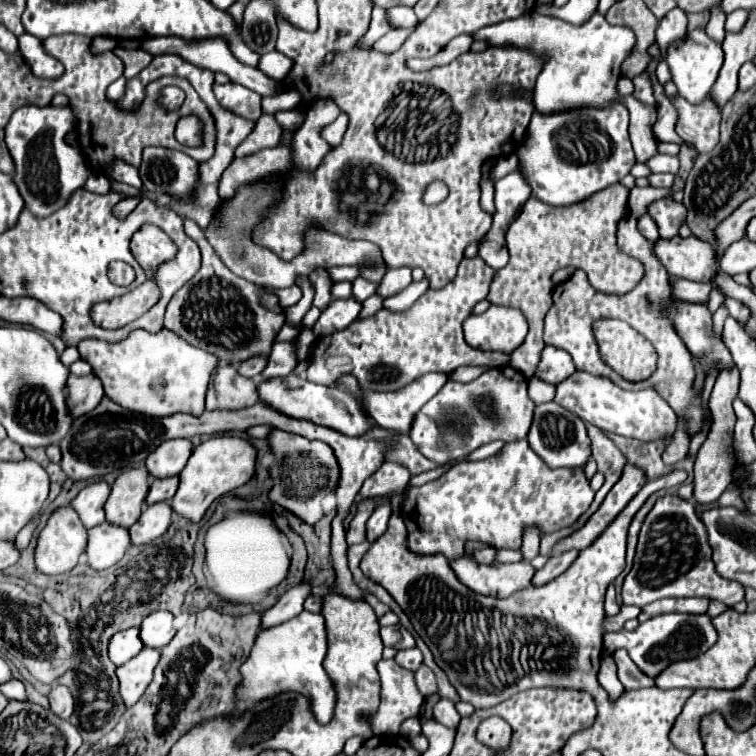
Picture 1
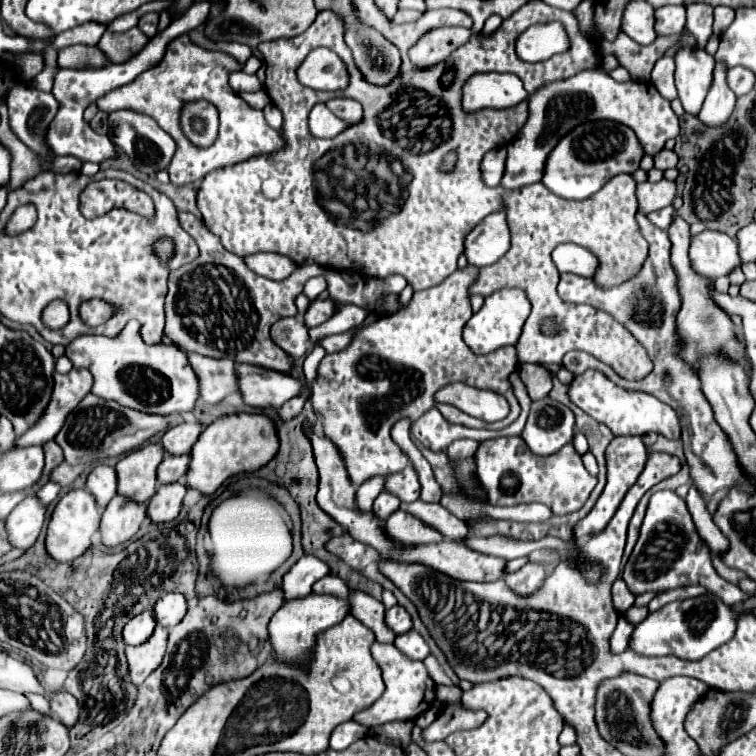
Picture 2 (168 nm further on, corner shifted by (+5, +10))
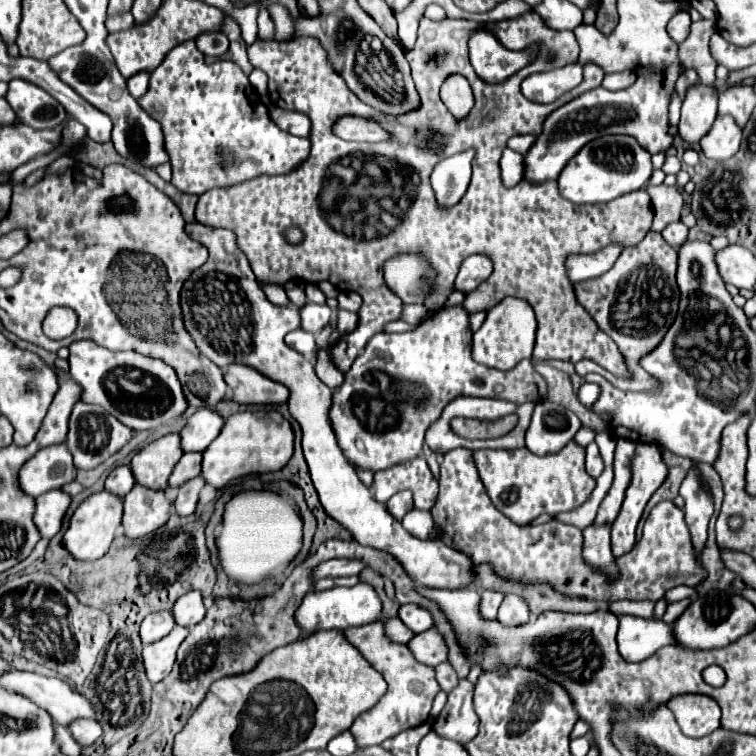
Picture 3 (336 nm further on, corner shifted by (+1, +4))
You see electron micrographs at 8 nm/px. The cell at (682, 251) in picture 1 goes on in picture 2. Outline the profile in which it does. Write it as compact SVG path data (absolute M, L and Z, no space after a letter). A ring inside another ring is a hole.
M704 230L692 236L688 252L690 264L694 264L694 272L712 280L726 276L732 268L740 266L736 240L722 232Z

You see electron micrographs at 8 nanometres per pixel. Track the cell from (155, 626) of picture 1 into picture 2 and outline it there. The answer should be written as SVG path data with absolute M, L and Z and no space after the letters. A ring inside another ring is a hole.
M166 594L154 604L152 612L154 612L156 624L166 628L176 626L186 614L186 600L182 594Z

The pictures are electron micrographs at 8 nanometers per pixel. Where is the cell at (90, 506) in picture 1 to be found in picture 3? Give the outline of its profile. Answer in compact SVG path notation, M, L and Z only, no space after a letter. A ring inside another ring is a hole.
M128 464L126 466L116 466L110 472L110 476L106 478L106 490L120 496L120 498L124 498L134 488L134 484L136 484L134 474L132 474Z

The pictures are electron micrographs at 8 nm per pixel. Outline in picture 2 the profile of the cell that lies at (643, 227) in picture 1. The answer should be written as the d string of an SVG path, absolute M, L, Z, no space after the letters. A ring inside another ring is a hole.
M666 206L666 208L662 208L662 210L650 212L648 216L650 216L650 222L652 222L654 226L658 226L658 228L666 230L666 228L670 226L670 222L672 222L672 216L674 216L674 208L672 208L672 206Z

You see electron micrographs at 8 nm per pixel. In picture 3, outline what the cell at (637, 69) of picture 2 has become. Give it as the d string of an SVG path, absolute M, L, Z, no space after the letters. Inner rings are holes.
M698 20L692 22L690 36L680 44L680 60L684 68L692 68L698 72L700 82L710 86L716 82L716 60L710 56L708 40L714 34L712 20Z

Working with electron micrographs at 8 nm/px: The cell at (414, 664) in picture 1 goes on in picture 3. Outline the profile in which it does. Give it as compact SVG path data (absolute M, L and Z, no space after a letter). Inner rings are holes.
M436 628L416 634L412 642L408 642L408 648L412 650L414 658L426 666L438 666L448 660L448 646Z

